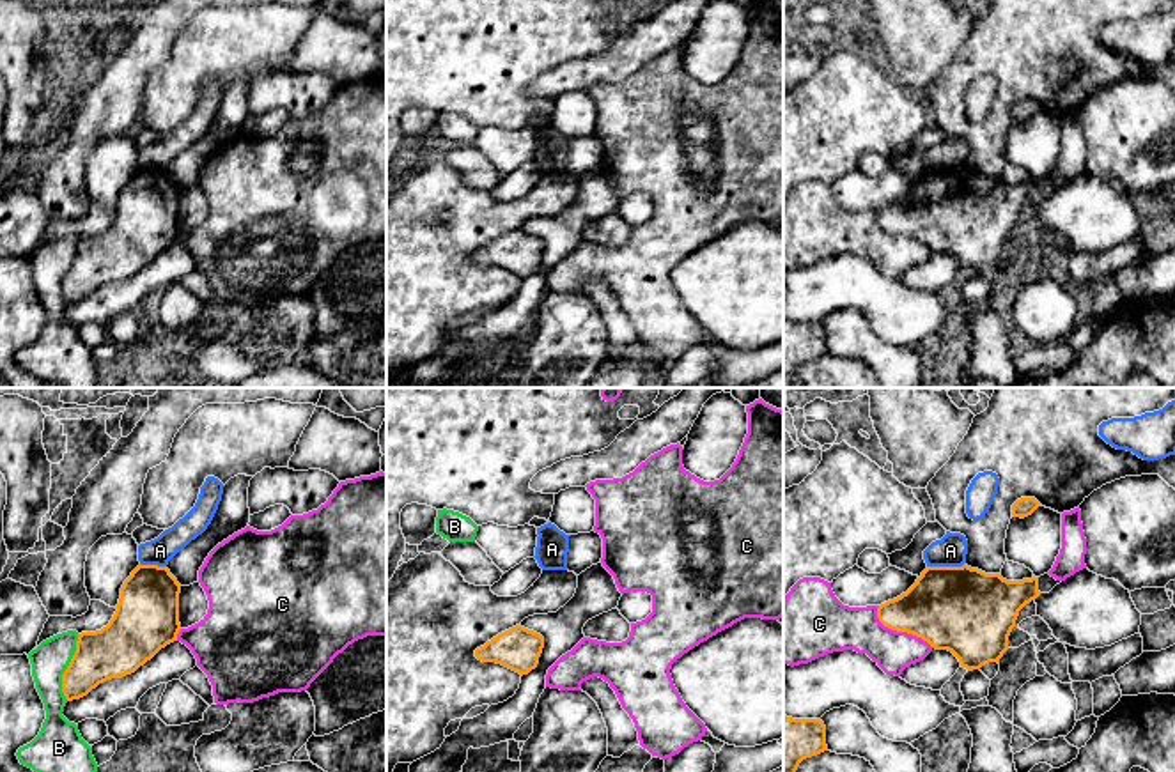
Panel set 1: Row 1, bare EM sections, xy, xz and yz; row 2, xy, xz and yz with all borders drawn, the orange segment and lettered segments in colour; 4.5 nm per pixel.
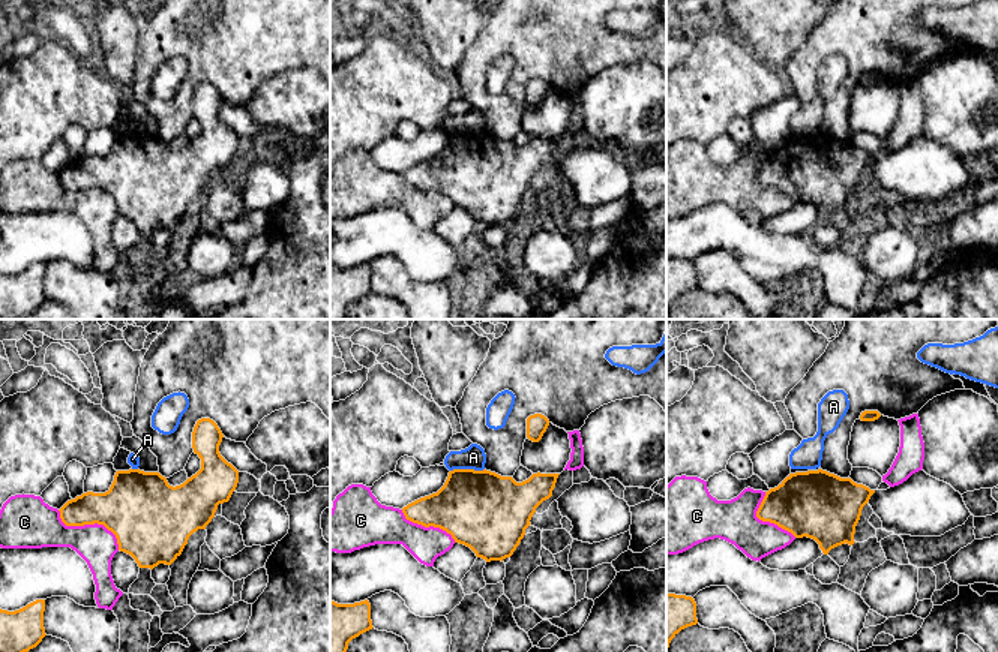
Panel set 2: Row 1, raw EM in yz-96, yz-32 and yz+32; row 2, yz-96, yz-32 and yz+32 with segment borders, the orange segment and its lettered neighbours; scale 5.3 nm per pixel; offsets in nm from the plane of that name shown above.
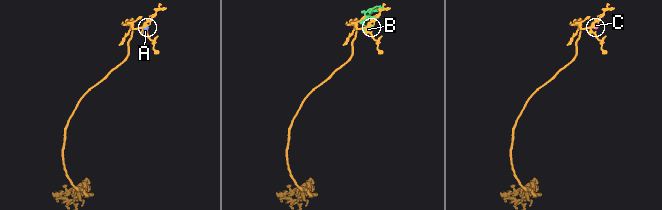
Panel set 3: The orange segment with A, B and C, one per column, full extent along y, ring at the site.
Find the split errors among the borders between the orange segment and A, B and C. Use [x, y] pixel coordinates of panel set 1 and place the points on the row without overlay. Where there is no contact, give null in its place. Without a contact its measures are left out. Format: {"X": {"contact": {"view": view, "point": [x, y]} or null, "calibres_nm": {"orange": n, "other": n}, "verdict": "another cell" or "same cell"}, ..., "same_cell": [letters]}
{"A": {"contact": {"view": "yz", "point": [945, 170]}, "calibres_nm": {"orange": 400, "other": 140}, "verdict": "another cell"}, "B": {"contact": {"view": "xy", "point": [68, 271]}, "calibres_nm": {"orange": 240, "other": 170}, "verdict": "another cell"}, "C": {"contact": {"view": "yz", "point": [901, 234]}, "calibres_nm": {"orange": 380, "other": 200}, "verdict": "another cell"}, "same_cell": []}

